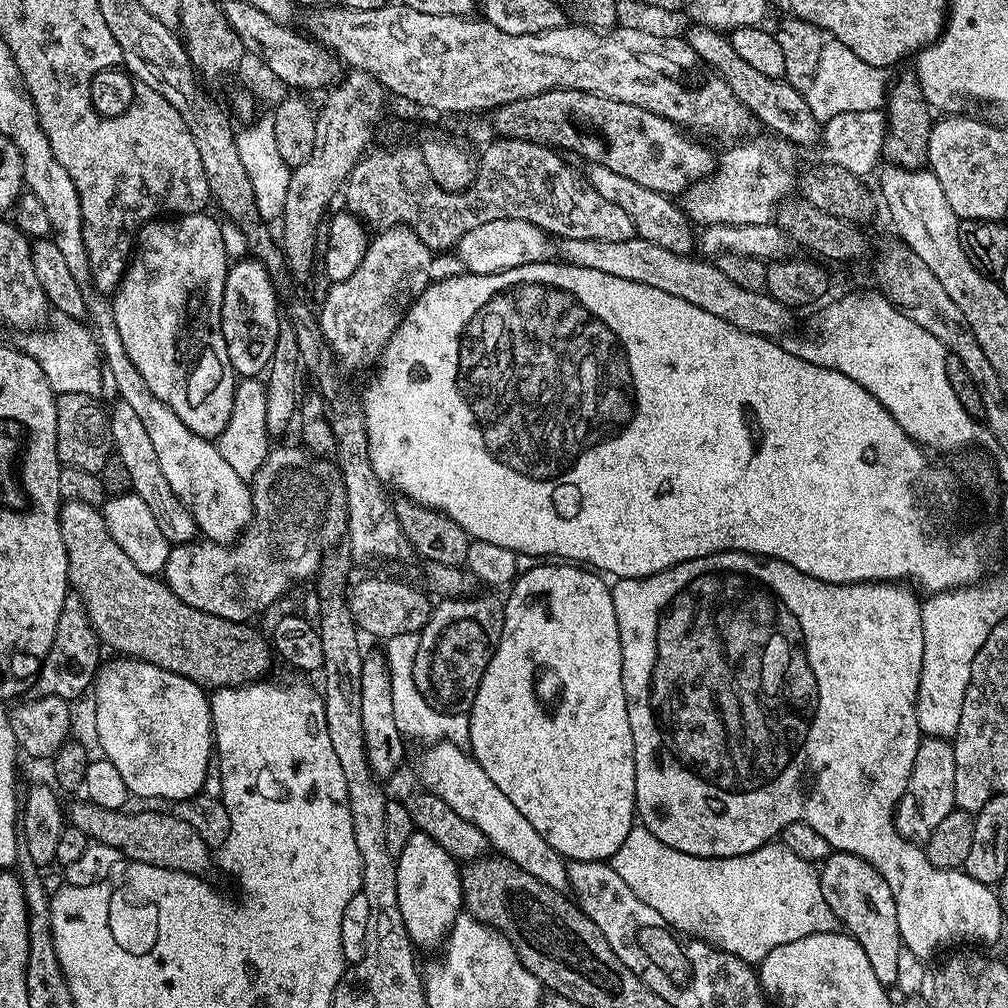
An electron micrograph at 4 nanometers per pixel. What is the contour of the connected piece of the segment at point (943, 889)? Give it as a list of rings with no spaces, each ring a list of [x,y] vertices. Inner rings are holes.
[[[927,851],[920,855],[920,860],[912,864],[908,856],[896,856],[896,860],[904,860],[900,868],[876,868],[882,874],[884,881],[896,899],[896,913],[898,914],[898,930],[903,947],[915,956],[929,958],[943,948],[960,946],[984,946],[992,944],[1004,932],[1005,909],[1000,906],[1000,897],[989,885],[980,880],[970,878],[967,872],[954,868],[939,868],[930,862]]]

